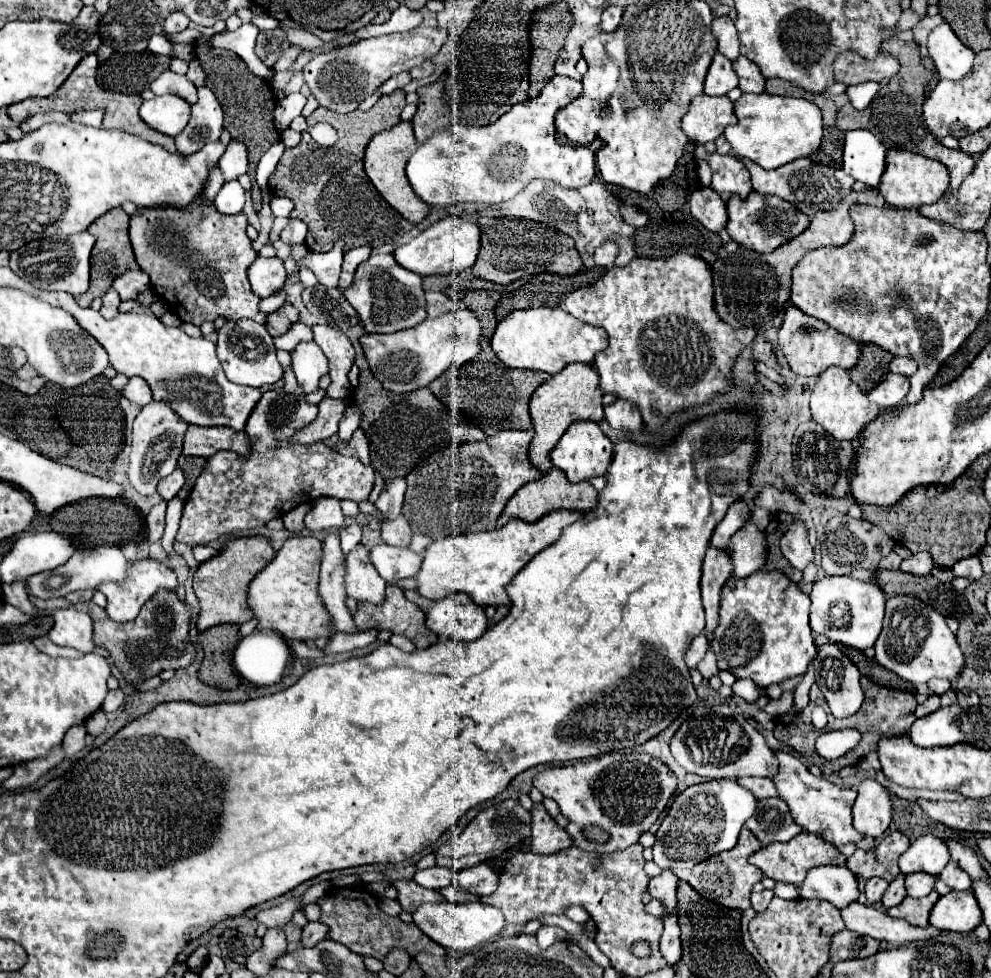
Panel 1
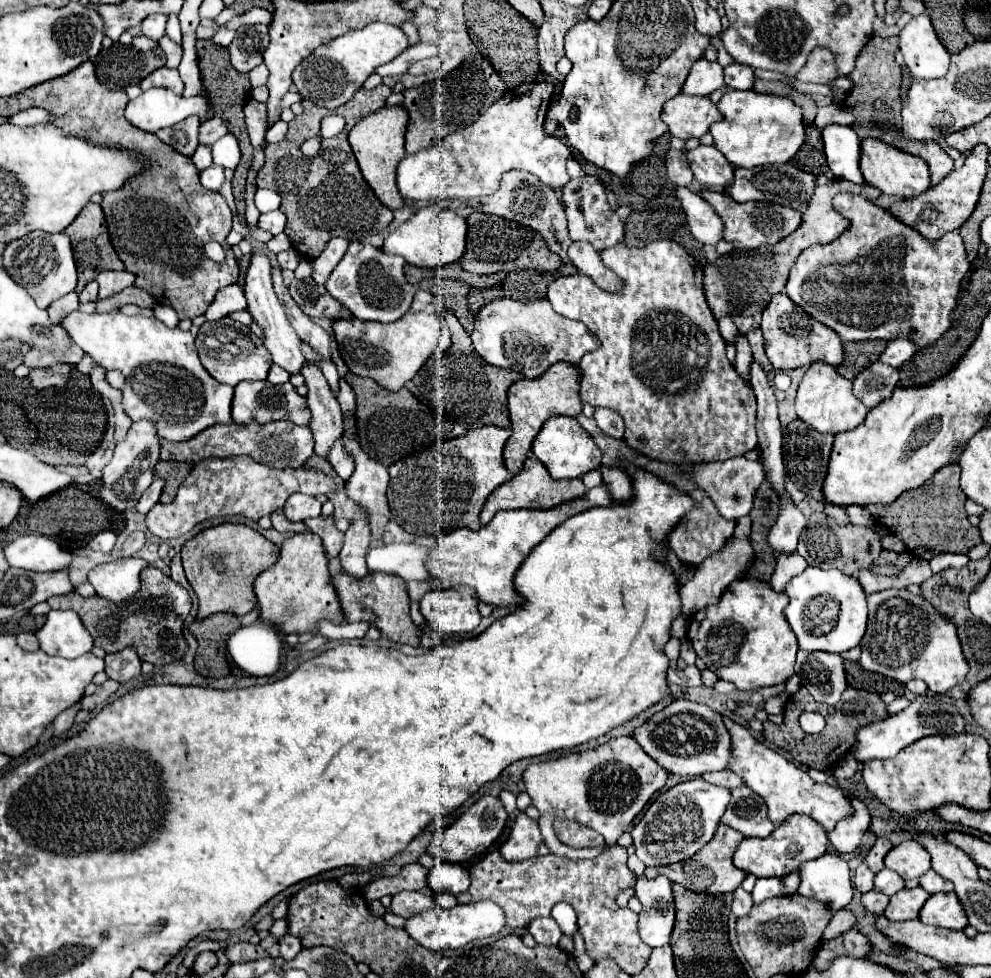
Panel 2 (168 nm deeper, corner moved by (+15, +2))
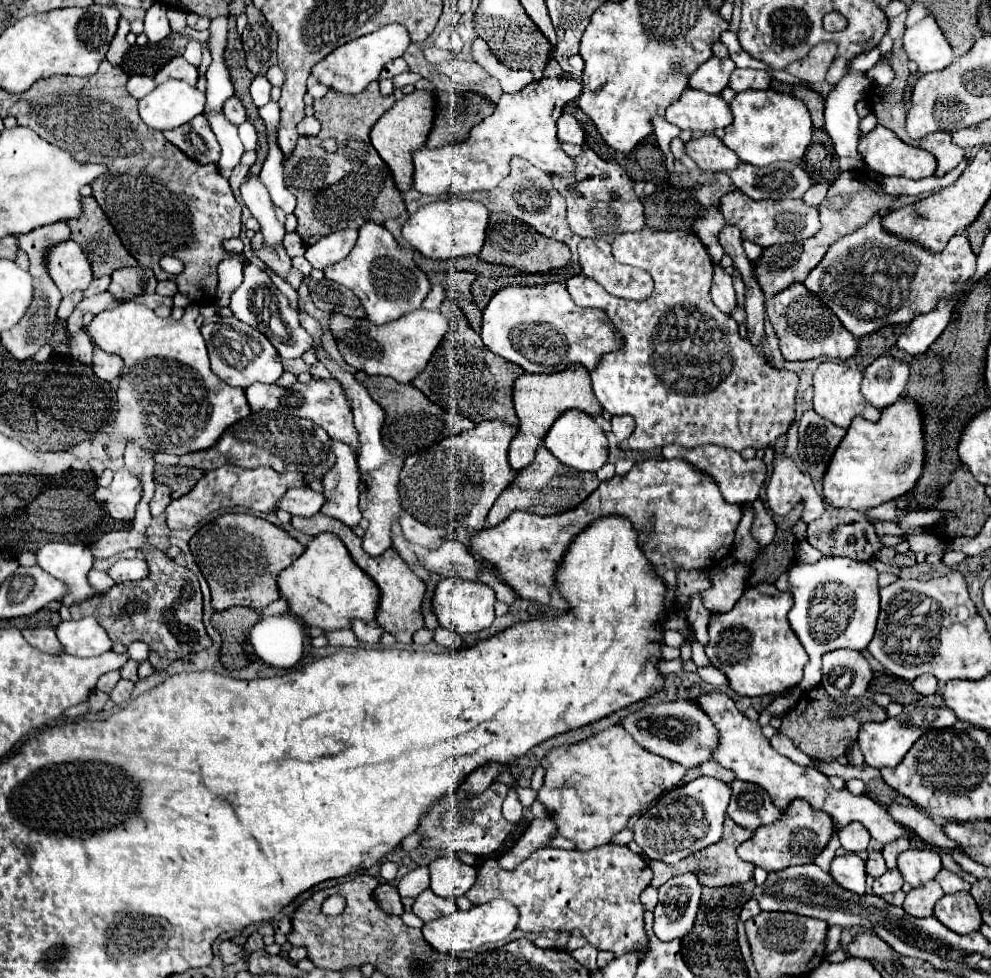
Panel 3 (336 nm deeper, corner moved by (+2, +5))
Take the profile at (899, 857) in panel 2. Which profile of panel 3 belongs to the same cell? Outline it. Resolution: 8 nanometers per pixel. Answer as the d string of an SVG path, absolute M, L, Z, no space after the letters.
M907 849L899 855L897 867L909 885L921 887L941 871L941 857L935 851Z

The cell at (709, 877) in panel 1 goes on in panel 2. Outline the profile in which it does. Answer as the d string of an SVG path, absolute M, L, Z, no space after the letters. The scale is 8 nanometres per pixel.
M720 824L716 828L716 838L712 838L712 842L708 842L708 846L704 846L704 850L700 850L700 854L696 854L696 858L688 858L688 862L678 862L676 866L646 868L644 878L656 878L656 876L664 874L672 882L682 884L684 888L694 890L694 892L706 892L706 894L734 892L742 884L742 880L746 878L746 872L732 864L732 856L742 840L744 840L744 834L736 832L734 828L730 828L726 824Z

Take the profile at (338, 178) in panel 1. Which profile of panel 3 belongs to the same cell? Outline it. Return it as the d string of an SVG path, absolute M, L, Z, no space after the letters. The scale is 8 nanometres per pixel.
M377 81L369 83L361 95L349 97L329 91L323 99L315 99L315 117L321 121L319 135L337 139L337 153L325 153L317 143L319 135L299 137L293 153L283 161L285 185L297 197L297 233L305 245L339 229L359 229L363 223L383 225L387 219L405 213L403 197L393 183L389 167L381 161L369 141L371 127L393 103L393 95L381 97Z

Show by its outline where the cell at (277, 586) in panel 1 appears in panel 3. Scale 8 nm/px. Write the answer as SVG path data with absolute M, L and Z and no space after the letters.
M333 533L315 535L303 555L295 559L277 577L279 593L289 603L289 613L299 617L307 627L319 627L323 631L349 629L351 619L359 617L365 623L375 619L379 591L373 581L353 563L341 539Z

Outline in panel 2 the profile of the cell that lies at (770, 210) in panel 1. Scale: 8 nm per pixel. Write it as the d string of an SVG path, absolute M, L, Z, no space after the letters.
M702 190L700 196L716 210L716 214L724 222L724 240L734 244L736 248L758 248L762 244L776 244L782 238L790 236L802 222L802 212L776 204L776 202L734 202L726 192L712 192Z

